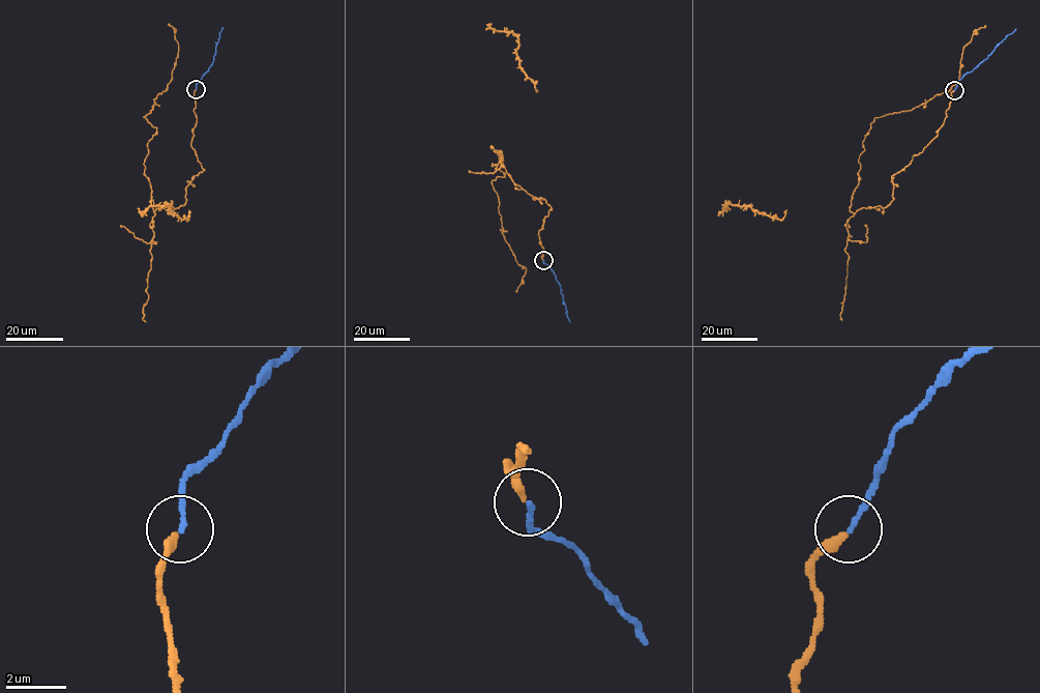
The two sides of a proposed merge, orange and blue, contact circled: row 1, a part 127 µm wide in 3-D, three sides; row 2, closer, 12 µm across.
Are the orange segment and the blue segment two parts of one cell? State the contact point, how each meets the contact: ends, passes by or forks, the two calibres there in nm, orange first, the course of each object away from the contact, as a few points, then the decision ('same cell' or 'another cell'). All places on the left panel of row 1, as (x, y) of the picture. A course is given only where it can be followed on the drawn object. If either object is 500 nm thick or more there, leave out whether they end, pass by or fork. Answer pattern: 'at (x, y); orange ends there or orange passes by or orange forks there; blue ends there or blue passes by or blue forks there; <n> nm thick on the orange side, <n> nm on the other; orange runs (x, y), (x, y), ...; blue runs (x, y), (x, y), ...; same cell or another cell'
at (196, 89); orange ends there; blue ends there; 280 nm thick on the orange side, 150 nm on the other; orange runs (196, 89), (203, 170), (155, 213), (144, 117), (172, 80), (168, 25); blue runs (196, 88), (213, 61), (223, 27); same cell

